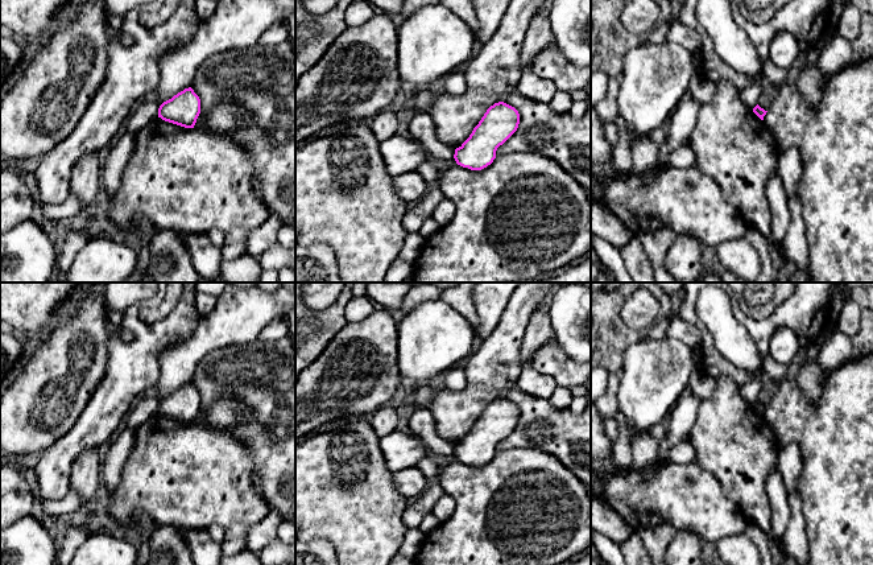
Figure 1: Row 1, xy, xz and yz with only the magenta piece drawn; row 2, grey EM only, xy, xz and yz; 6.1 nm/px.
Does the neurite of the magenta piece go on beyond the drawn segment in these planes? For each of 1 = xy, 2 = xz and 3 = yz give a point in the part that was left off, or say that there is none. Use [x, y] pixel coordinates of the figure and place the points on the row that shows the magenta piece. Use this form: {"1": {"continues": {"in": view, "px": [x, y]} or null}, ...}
{"1": {"continues": null}, "2": {"continues": null}, "3": {"continues": null}}

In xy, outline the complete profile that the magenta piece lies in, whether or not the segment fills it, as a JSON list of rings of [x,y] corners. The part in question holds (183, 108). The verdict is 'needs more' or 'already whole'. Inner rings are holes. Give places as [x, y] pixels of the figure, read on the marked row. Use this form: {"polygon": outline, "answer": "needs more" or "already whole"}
{"polygon": [[[191,87],[164,102],[158,108],[158,117],[185,128],[194,128],[199,114],[200,99]]], "answer": "already whole"}

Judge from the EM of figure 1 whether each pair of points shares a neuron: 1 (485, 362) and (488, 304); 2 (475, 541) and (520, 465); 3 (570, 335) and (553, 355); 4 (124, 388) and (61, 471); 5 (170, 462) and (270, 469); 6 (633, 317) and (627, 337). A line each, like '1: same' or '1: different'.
1: different
2: same
3: different
4: same
5: different
6: different

